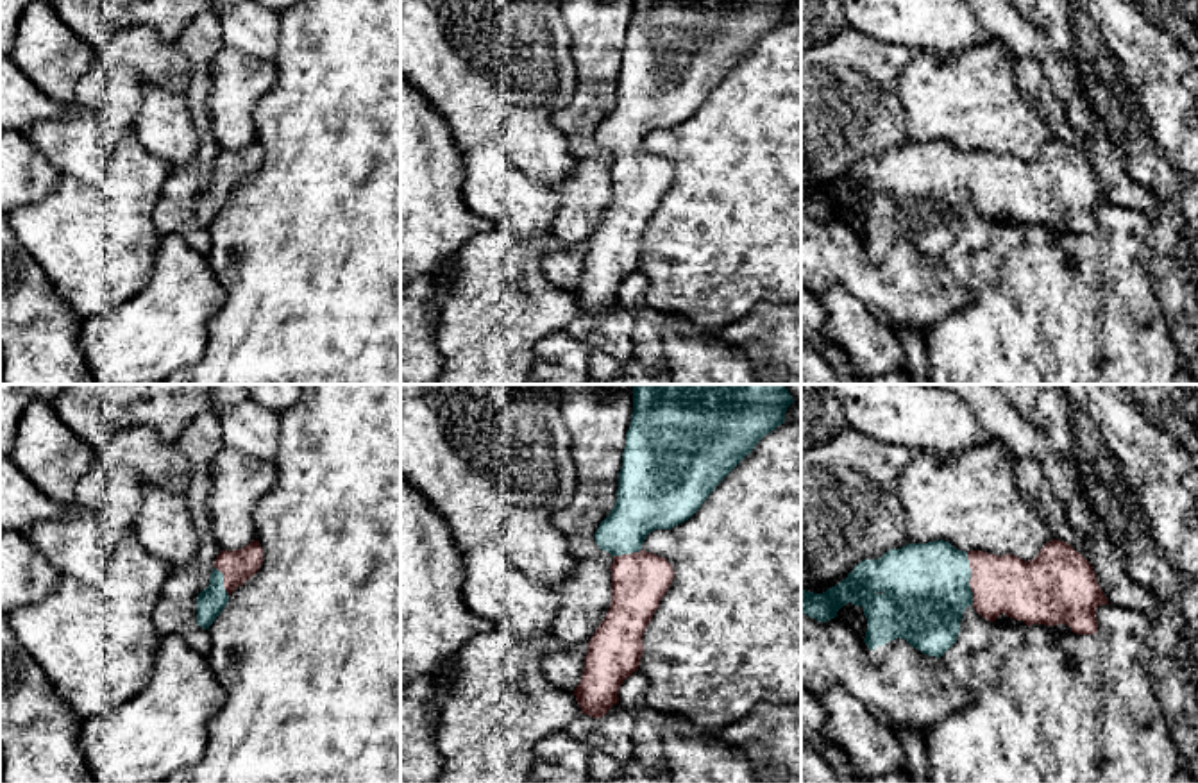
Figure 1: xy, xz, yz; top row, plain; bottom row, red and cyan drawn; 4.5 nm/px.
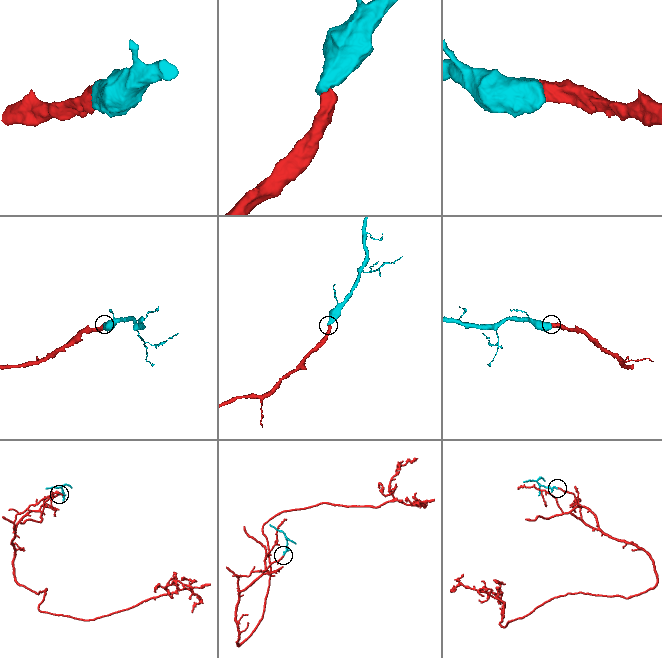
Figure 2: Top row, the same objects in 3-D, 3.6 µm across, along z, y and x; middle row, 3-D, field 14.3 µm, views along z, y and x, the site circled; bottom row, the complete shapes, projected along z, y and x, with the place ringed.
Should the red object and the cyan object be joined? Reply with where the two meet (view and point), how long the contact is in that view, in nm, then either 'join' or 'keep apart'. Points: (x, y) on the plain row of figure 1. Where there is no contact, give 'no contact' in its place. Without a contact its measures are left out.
meets red in yz at (971, 177); contact 240 nm long; join

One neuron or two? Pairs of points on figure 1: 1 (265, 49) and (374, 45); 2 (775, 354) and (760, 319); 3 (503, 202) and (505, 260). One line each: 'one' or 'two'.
1: two
2: one
3: two

